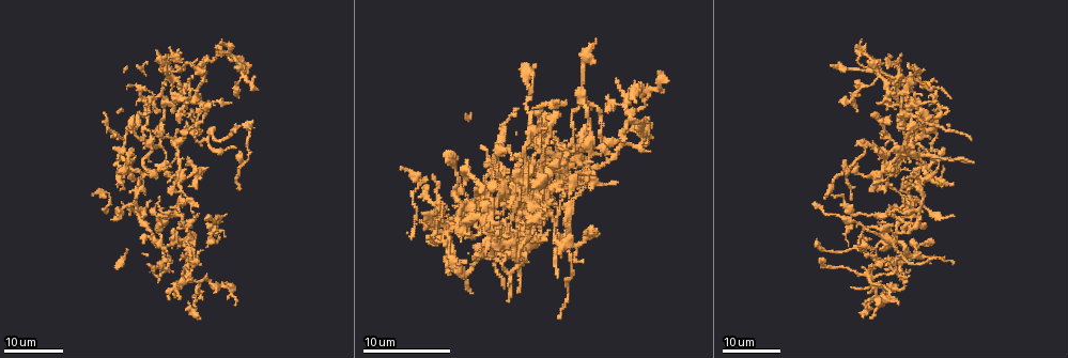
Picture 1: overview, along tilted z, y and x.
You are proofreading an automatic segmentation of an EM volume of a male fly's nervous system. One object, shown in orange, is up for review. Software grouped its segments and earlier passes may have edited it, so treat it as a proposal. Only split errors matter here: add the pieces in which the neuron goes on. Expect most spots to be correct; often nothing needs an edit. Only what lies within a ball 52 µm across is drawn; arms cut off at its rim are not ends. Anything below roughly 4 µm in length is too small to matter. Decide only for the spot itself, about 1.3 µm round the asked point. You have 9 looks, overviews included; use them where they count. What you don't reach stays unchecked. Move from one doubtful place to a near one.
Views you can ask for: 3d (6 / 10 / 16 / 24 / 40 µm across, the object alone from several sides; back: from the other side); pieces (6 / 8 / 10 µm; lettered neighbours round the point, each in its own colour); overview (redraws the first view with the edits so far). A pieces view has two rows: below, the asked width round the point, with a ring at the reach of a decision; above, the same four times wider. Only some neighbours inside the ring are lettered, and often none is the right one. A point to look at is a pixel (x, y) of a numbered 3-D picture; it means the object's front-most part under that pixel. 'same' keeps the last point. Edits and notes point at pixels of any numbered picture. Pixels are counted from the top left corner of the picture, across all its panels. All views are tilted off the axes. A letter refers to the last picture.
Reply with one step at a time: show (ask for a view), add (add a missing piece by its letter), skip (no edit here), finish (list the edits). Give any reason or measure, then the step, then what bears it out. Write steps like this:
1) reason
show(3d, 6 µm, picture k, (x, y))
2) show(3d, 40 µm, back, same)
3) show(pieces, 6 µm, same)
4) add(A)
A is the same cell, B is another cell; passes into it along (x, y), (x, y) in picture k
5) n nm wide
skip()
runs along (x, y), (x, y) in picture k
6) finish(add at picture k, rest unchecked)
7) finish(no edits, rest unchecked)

thin end
show(3d, 24 µm, picture 1, (594, 42))

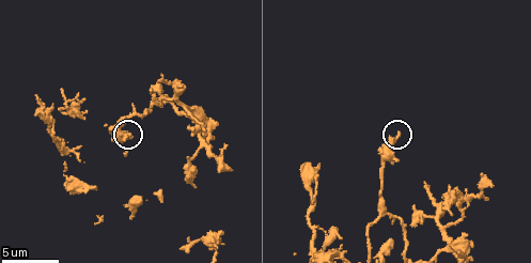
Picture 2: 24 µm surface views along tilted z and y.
show(pieces, 8 µm, picture 2, (399, 131))

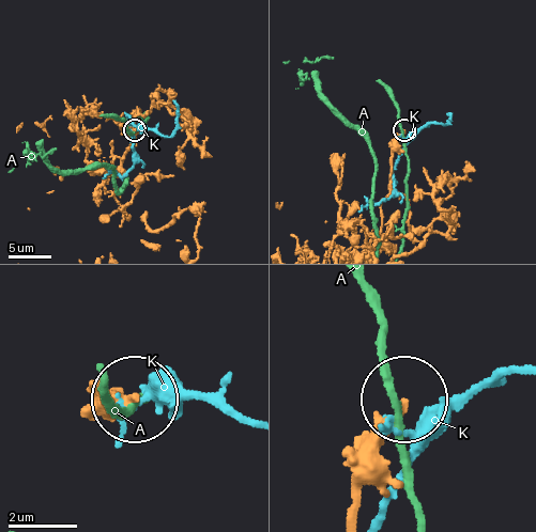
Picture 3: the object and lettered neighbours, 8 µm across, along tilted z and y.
160 nm wide
skip()
A and K are other cells; runs along (349, 513), (361, 454), (404, 397) in picture 3; none of them fits

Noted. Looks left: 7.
branch stops here
show(3d, 16 µm, picture 1, (188, 81))

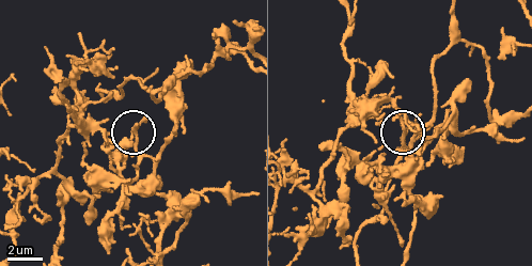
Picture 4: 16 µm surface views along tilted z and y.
what lies round it
show(pieces, 6 µm, picture 4, (134, 125))

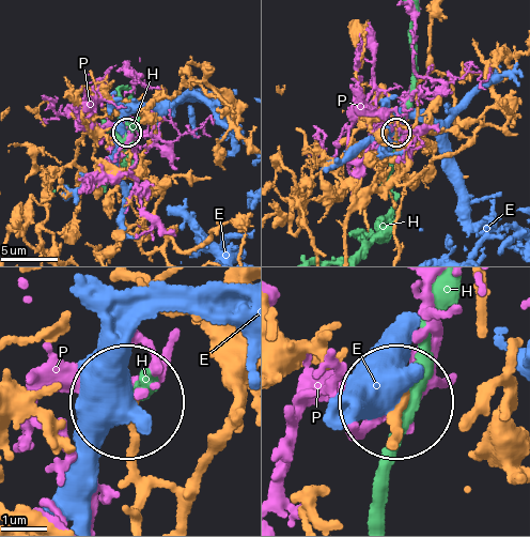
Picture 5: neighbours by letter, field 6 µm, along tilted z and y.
200 nm wide
skip()
E, H and P are other cells; none of them fits

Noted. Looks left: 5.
tapers out
show(3d, 16 µm, picture 1, (507, 169))

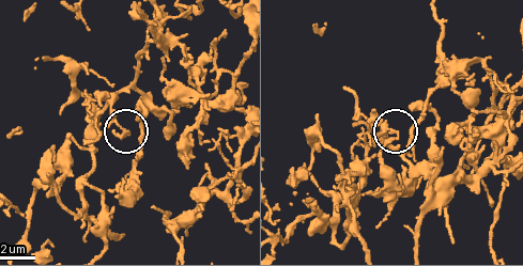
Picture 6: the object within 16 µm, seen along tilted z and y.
what lies round it
show(pieces, 10 µm, picture 6, (395, 134))

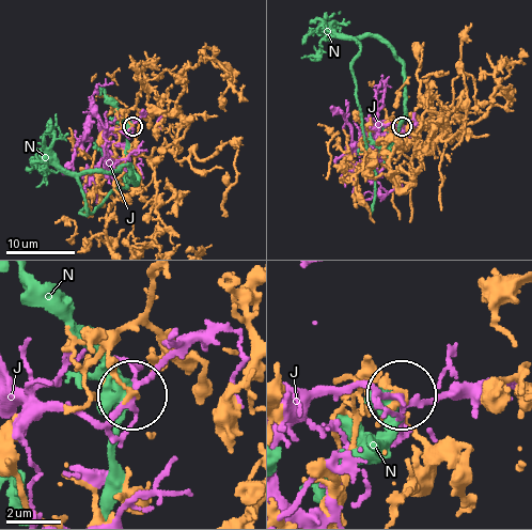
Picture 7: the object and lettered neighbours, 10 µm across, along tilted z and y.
skip()
J and N are other cells; none of them fits

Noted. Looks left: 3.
branch stops here
show(3d, 24 µm, picture 1, (240, 188))

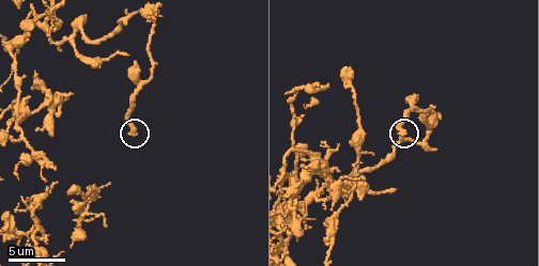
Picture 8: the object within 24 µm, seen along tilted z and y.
see the neighbours
show(pieces, 6 µm, picture 8, (404, 134))

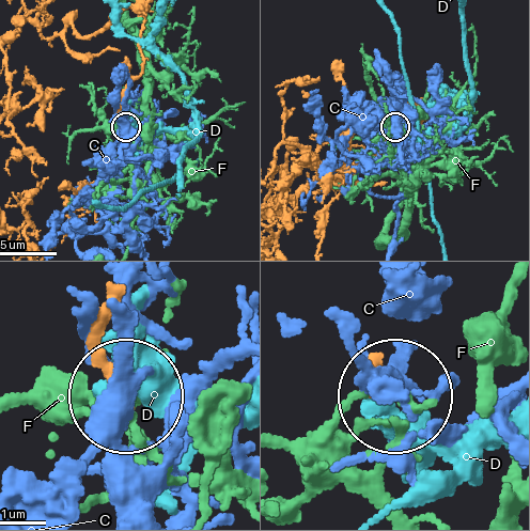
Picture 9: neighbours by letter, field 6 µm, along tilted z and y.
skip()
C, D and F are other cells; none of them fits

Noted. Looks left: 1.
finish(no edits, rest unchecked)

